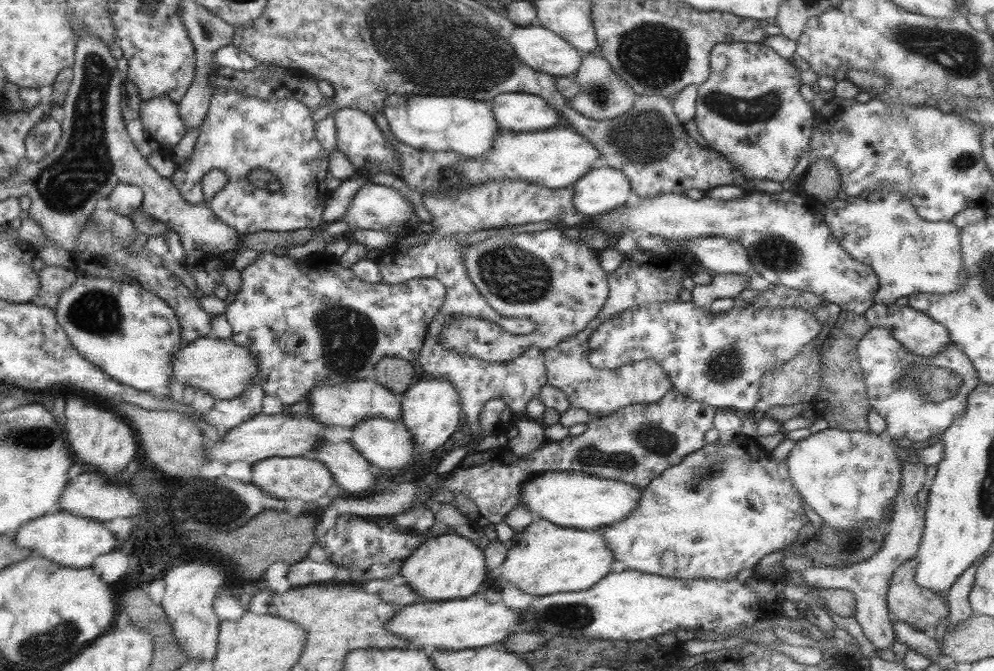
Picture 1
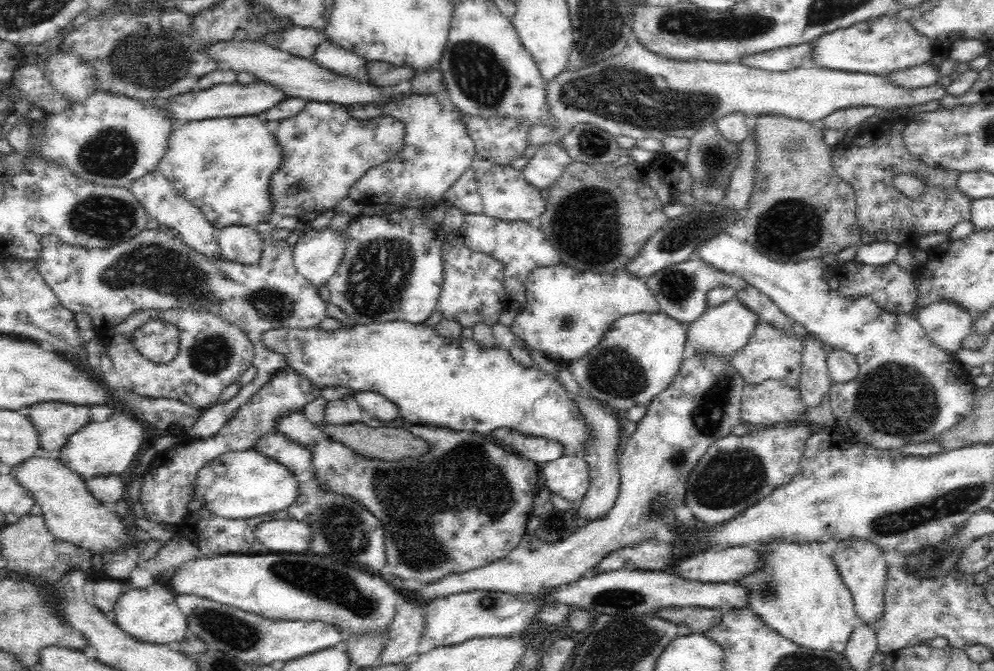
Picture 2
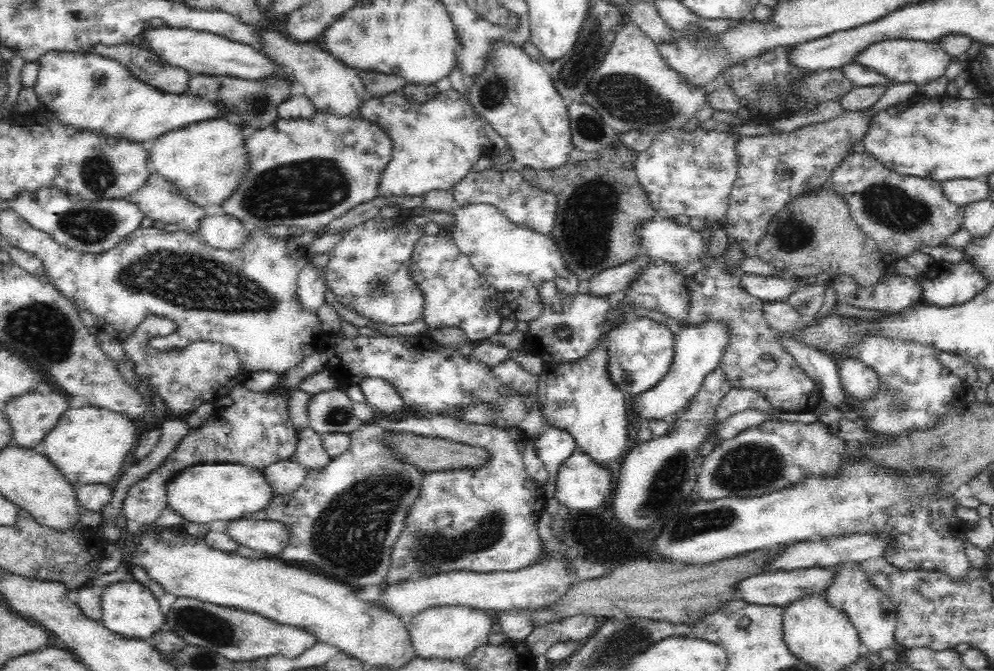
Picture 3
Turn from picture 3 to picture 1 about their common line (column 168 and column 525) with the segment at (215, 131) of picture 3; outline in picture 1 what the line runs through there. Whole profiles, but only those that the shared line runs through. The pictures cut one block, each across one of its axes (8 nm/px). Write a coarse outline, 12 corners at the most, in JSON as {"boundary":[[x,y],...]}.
{"boundary":[[565,126],[497,132],[473,160],[399,146],[419,194],[515,178],[573,186],[601,156]]}

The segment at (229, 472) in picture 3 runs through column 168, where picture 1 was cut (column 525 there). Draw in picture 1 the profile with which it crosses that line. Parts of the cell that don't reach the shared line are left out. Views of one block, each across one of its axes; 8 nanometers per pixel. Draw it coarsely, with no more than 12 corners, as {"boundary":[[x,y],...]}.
{"boundary":[[577,472],[537,474],[521,490],[535,520],[601,530],[641,490]]}

